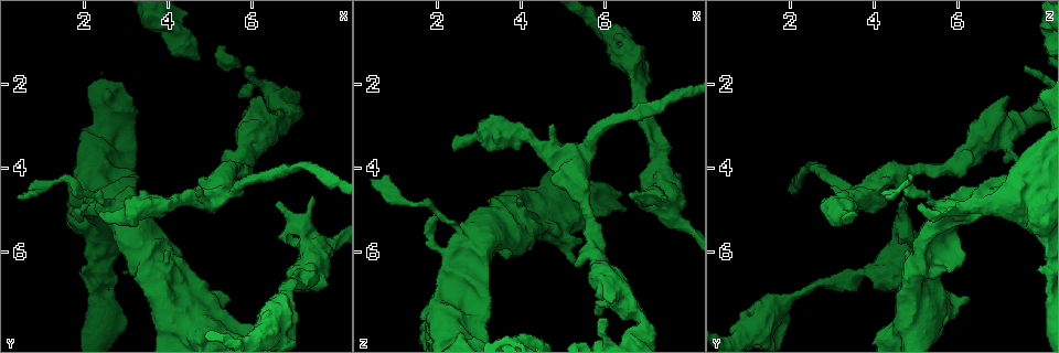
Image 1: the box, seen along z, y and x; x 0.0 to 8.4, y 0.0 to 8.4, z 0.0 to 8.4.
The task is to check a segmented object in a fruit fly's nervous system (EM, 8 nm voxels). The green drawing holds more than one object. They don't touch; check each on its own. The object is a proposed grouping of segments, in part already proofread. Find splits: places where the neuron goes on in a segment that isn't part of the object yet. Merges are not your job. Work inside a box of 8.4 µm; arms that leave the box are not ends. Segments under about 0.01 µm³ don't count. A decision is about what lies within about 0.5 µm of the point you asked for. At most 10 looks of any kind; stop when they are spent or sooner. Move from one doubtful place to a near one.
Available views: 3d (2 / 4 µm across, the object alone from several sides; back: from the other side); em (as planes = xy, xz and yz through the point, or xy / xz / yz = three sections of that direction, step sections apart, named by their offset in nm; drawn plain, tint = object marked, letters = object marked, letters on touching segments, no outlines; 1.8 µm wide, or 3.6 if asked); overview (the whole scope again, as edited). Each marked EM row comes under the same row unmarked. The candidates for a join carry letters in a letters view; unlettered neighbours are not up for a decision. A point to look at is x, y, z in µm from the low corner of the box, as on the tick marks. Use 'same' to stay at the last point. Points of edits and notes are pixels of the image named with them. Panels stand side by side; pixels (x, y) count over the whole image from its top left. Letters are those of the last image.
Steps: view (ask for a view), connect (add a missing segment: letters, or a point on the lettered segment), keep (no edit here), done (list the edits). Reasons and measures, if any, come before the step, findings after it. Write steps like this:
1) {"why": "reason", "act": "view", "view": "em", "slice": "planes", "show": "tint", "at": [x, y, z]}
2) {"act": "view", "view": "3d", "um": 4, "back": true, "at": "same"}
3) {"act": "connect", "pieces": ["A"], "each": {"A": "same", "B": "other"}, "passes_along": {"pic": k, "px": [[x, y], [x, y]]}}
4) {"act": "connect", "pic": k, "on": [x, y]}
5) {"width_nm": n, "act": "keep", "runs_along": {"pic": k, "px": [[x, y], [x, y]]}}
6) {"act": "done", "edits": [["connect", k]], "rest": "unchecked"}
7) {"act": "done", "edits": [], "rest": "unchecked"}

{"why": "free end", "act": "view", "view": "em", "slice": "planes", "show": "letters", "at": [6.70, 5.70, 4.65]}

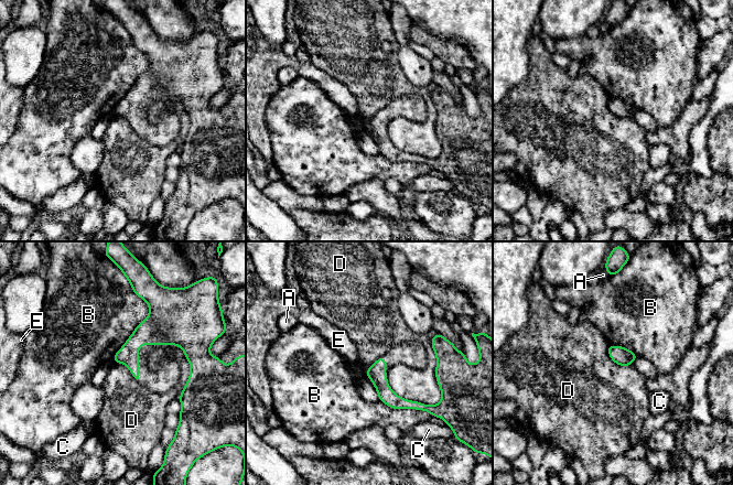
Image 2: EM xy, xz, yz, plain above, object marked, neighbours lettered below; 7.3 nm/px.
{"longest_contact_nm": ["B", 550], "act": "keep", "each": {"A": "other", "B": "other", "C": "other", "D": "other", "E": "other"}, "found": "none of them fits"}

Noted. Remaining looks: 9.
{"why": "three arms meet", "act": "view", "view": "em", "um": 3.6, "slice": "planes", "show": "tint", "at": [5.35, 4.65, 3.70]}

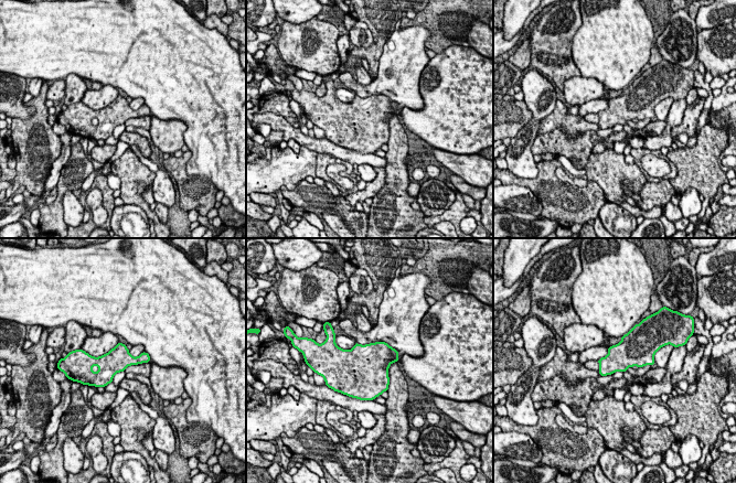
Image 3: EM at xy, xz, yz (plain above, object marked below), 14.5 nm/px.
{"act": "view", "view": "em", "um": 3.6, "slice": "planes", "show": "letters", "at": "same"}

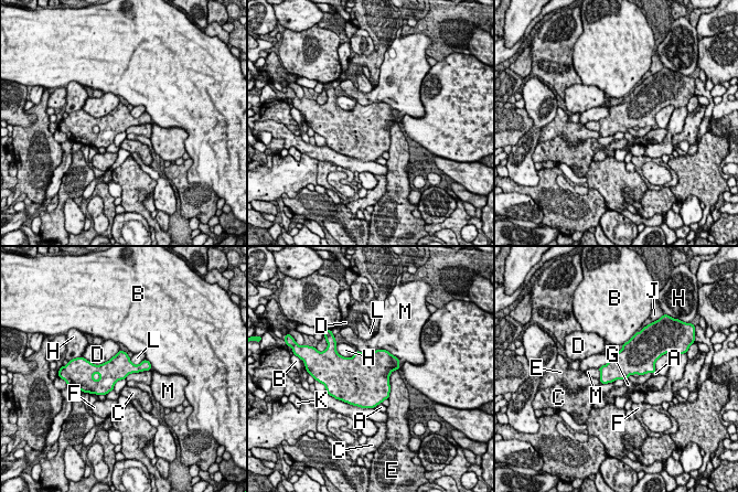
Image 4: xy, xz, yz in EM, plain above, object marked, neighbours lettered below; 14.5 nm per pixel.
{"longest_contact_nm": ["M", 700], "act": "keep", "each": {"A": "other", "B": "other", "C": "other", "D": "other", "E": "other", "F": "other", "G": "other", "H": "other", "J": "other", "K": "other", "L": "other", "M": "other"}, "found": "no lettered segment goes on from it"}

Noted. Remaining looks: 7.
{"why": "branch stops here", "act": "view", "view": "em", "slice": "planes", "show": "letters", "at": [2.35, 5.05, 3.50]}

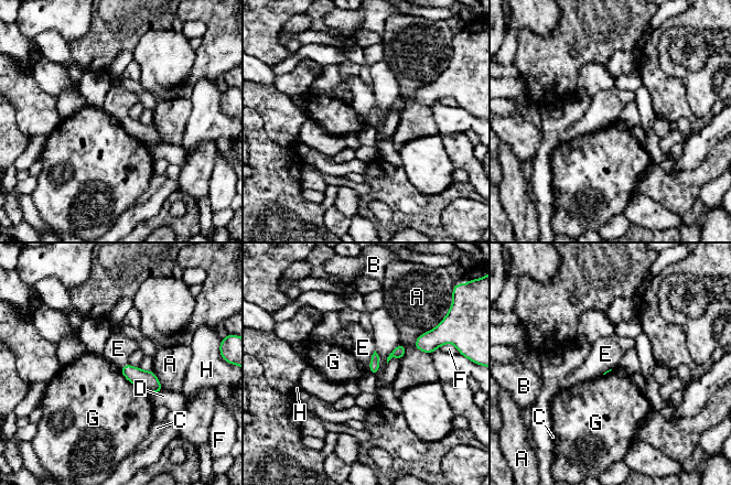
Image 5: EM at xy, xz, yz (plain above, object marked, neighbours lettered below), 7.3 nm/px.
{"act": "keep", "each": {"A": "other", "B": "other", "C": "other", "D": "other", "E": "other", "F": "other", "G": "other", "H": "other"}, "border": {"pic": 5, "px": [[375, 351], [371, 357], [368, 369]]}, "found": "none of them fits"}

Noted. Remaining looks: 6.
{"why": "calibre changes", "act": "view", "view": "em", "slice": "xy", "step": 16, "show": "tint", "at": [6.05, 3.15, 6.75]}

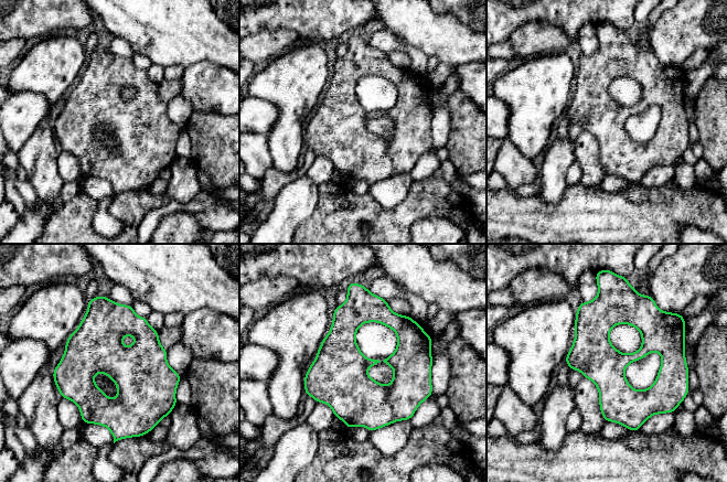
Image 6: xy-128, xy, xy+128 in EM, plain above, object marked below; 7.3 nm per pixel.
{"act": "view", "view": "em", "slice": "planes", "show": "letters", "at": "same"}

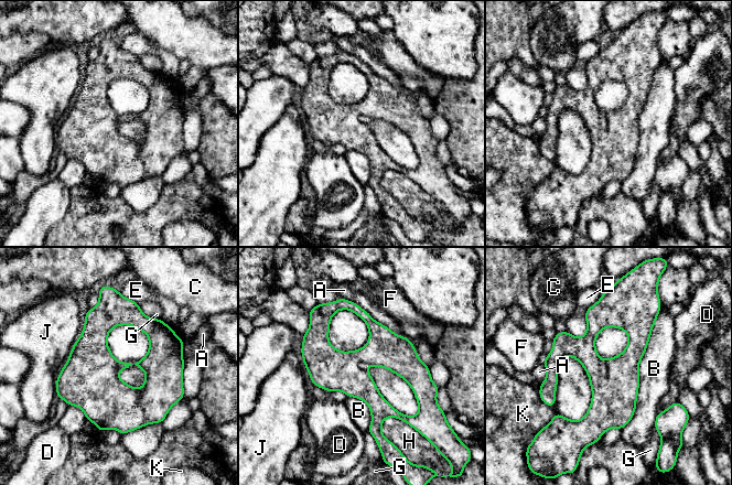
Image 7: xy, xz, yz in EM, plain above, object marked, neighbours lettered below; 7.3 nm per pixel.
{"longest_contact_nm": ["B", 900], "act": "keep", "each": {"A": "other", "B": "other", "C": "other", "D": "other", "E": "other", "F": "other", "G": "other", "H": "other", "J": "other", "K": "other"}, "found": "no lettered segment goes on from it"}

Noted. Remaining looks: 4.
{"act": "done", "edits": [], "rest": "unchecked"}

